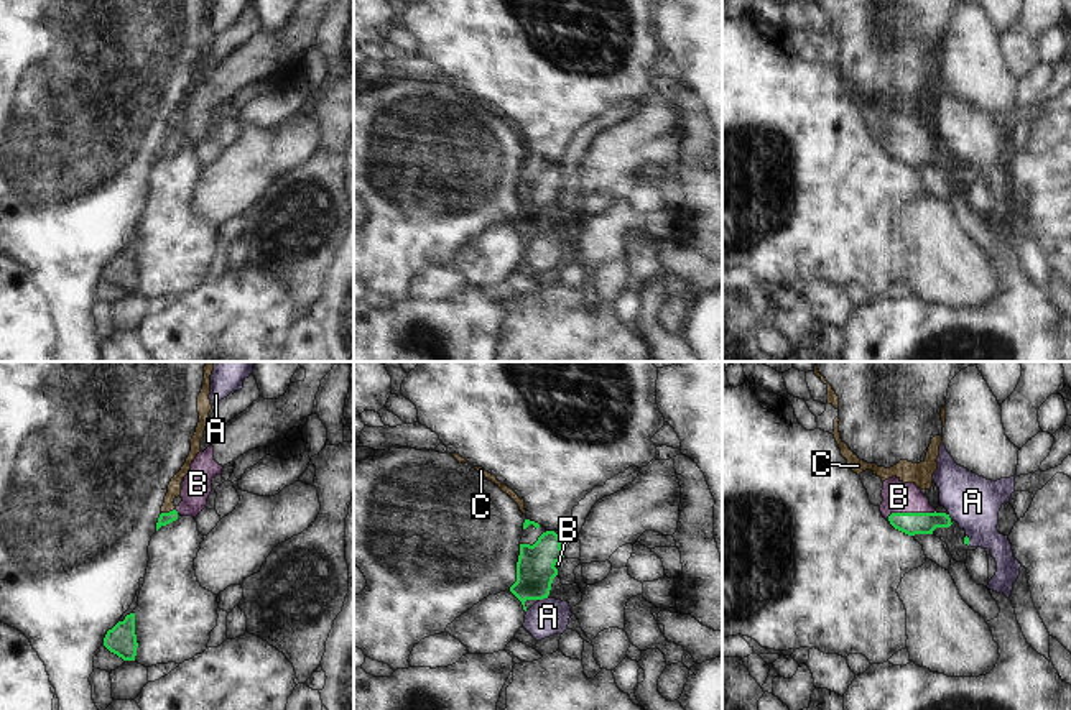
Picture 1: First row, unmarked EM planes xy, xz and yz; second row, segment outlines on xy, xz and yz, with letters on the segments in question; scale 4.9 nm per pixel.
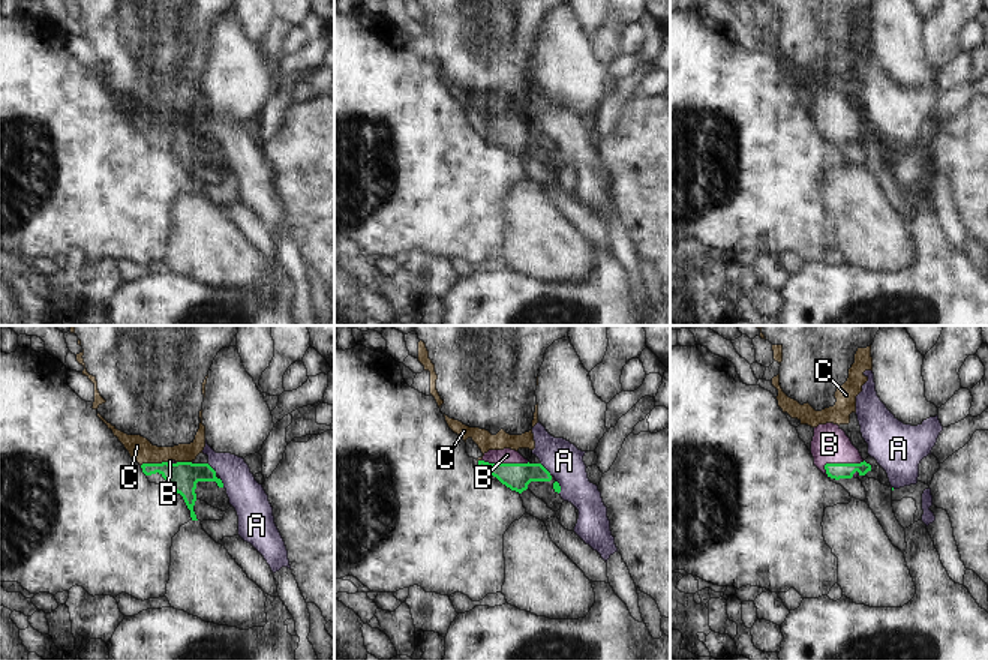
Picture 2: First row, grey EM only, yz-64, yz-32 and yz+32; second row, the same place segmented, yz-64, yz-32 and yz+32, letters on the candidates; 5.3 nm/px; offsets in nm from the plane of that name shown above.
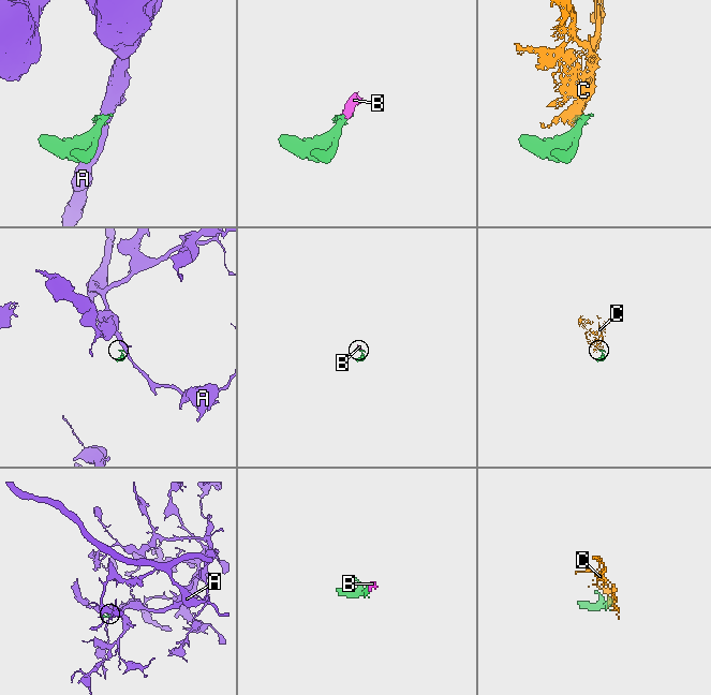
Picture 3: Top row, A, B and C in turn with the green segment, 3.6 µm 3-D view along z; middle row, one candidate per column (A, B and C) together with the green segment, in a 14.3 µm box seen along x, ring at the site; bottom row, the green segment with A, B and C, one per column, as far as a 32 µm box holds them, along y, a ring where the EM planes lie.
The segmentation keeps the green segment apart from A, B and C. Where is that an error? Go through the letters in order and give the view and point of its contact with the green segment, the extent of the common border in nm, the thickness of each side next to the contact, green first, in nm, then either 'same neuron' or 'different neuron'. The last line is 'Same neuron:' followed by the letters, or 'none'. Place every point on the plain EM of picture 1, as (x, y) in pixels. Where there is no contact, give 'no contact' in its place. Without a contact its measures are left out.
A: xz (543, 229) | 40 nm | 190/180 nm | different neuron
B: yz (910, 145) | 240 nm | 110/150 nm | same neuron
C: xy (170, 143) | 80 nm | 60/60 nm | different neuron
Same neuron: B

